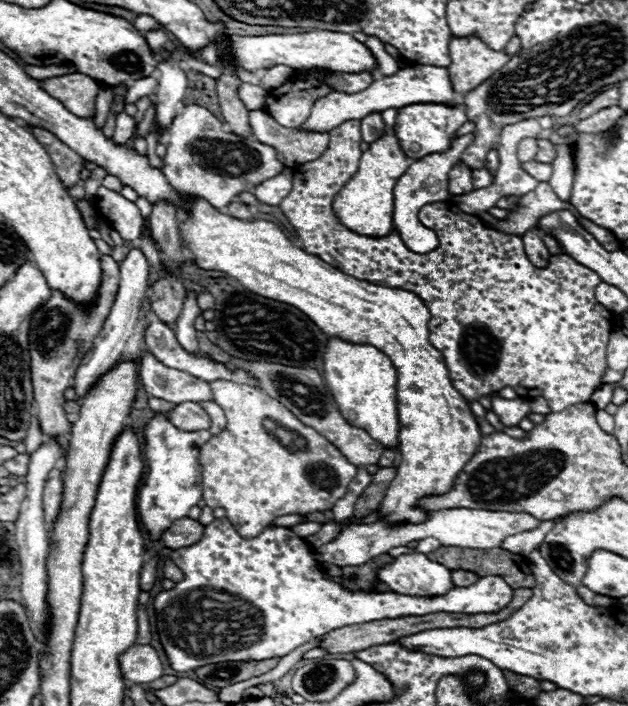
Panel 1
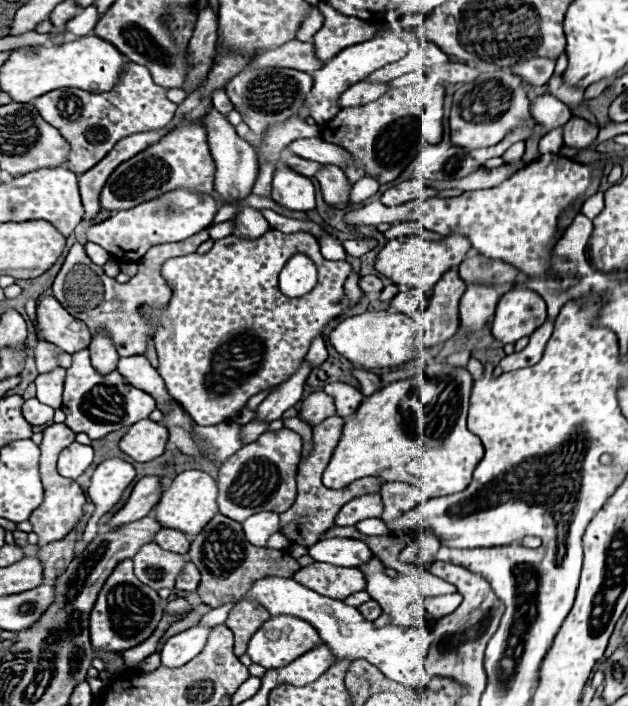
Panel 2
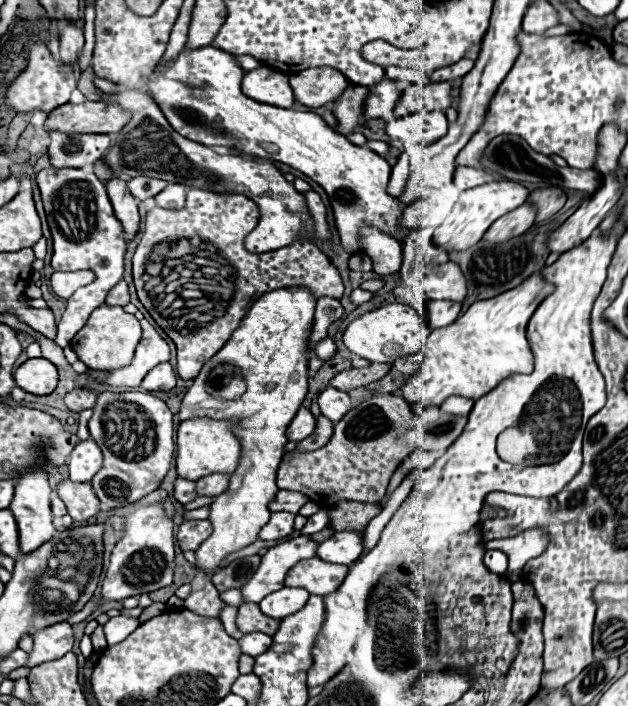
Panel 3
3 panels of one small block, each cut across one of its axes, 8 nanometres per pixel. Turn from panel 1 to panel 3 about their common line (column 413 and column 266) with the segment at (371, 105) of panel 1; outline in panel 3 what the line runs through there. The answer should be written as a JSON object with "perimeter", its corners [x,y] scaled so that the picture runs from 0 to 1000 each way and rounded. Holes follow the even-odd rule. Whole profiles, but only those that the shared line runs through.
{"perimeter":[[[430,93],[392,102],[385,113],[385,130],[408,144],[443,153],[462,153],[468,147],[468,130],[459,119],[459,108]]]}

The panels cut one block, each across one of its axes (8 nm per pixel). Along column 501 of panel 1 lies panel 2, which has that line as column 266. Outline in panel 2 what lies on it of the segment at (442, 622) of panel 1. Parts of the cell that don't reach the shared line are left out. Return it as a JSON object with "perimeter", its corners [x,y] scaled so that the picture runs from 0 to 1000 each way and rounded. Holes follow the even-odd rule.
{"perimeter":[[[385,850],[382,856],[376,856],[376,861],[369,861],[360,878],[360,887],[373,895],[373,904],[376,904],[373,926],[376,929],[385,929],[392,924],[395,907],[424,878],[430,878],[430,870],[424,867],[424,861],[417,861],[404,850]]]}

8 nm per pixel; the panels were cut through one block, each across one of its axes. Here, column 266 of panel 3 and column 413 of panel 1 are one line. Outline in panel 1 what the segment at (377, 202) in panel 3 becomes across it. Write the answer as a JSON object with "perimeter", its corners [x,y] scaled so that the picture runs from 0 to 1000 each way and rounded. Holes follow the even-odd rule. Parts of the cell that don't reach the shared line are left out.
{"perimeter":[[[656,147],[656,150],[643,150],[634,156],[634,167],[631,167],[631,178],[627,178],[627,190],[637,201],[637,210],[643,212],[643,218],[650,224],[669,227],[682,218],[691,215],[704,215],[717,207],[723,187],[742,173],[742,156],[739,147],[710,153],[707,147]]]}

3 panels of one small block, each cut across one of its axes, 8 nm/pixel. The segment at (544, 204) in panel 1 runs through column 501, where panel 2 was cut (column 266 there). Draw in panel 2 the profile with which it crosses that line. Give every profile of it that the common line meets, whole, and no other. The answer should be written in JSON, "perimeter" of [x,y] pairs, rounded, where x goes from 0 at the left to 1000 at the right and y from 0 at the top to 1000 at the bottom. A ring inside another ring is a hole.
{"perimeter":[[[385,295],[373,306],[373,331],[385,337],[411,337],[430,326],[430,317],[408,295]]]}

